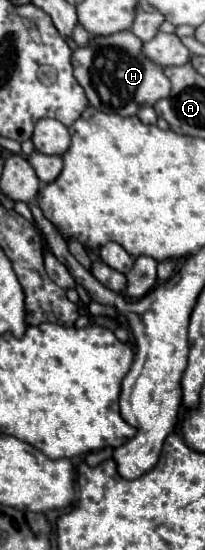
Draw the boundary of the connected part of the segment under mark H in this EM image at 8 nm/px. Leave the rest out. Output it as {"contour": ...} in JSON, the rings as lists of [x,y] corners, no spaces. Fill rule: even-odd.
{"contour":[[[132,31],[90,37],[86,47],[74,49],[72,67],[76,81],[86,93],[88,105],[104,113],[132,117],[142,105],[154,105],[170,95],[170,79],[164,75],[164,67],[142,53],[142,41]]]}

